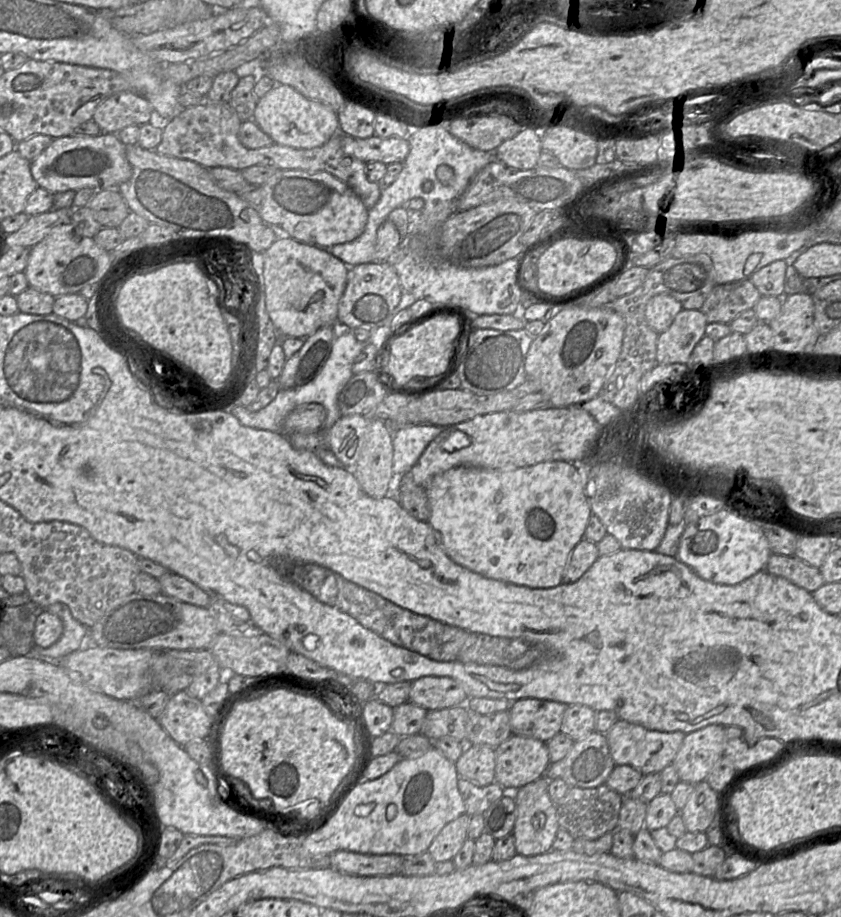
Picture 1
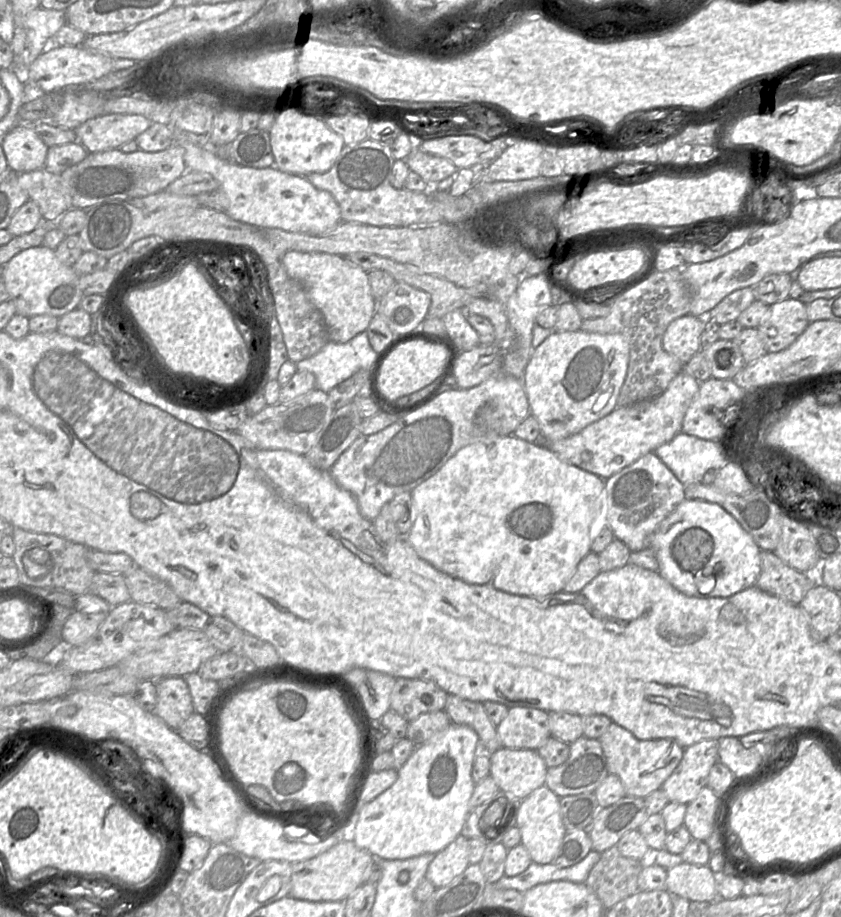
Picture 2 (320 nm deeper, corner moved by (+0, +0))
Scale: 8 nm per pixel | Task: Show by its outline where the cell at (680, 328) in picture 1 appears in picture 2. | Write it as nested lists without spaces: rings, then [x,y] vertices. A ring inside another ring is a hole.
[[[682,369],[658,397],[616,407],[603,418],[566,438],[554,442],[544,442],[541,439],[537,443],[548,447],[562,460],[601,479],[608,479],[681,432],[684,415],[699,390],[699,384]]]

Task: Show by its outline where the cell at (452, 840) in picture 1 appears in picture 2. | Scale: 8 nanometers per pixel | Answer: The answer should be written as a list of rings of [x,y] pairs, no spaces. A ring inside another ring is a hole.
[[[459,835],[435,855],[427,868],[425,878],[436,888],[440,888],[452,882],[469,864],[468,839]]]

